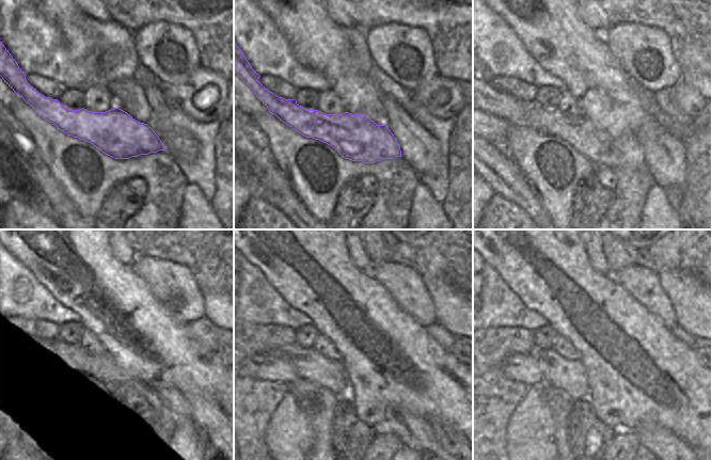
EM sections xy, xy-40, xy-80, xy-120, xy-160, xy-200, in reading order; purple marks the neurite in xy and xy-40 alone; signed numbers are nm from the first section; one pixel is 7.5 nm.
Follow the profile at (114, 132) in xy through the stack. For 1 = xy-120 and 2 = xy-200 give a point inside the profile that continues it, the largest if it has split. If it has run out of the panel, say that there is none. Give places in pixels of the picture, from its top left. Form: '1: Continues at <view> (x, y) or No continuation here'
1: Continues at xy-120 (154, 412)
2: Continues at xy-200 (666, 446)

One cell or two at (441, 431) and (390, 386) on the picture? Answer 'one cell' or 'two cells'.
two cells

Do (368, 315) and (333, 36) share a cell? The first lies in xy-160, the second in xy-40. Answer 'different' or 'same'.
same

